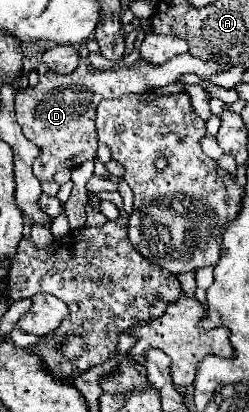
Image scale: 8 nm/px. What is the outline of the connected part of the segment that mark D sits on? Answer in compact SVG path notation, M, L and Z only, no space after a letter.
M188 52L174 56L164 66L154 66L146 60L134 62L134 66L122 66L106 72L98 72L88 60L80 60L78 70L72 74L46 72L40 76L34 88L22 88L16 94L16 116L24 130L24 136L34 142L42 153L34 161L33 173L39 181L50 182L58 170L70 170L96 156L96 106L106 98L120 98L126 94L142 94L150 88L164 88L174 84L184 74L196 74L200 78L212 78L220 72L230 70L232 64L220 64L216 60L194 58Z

